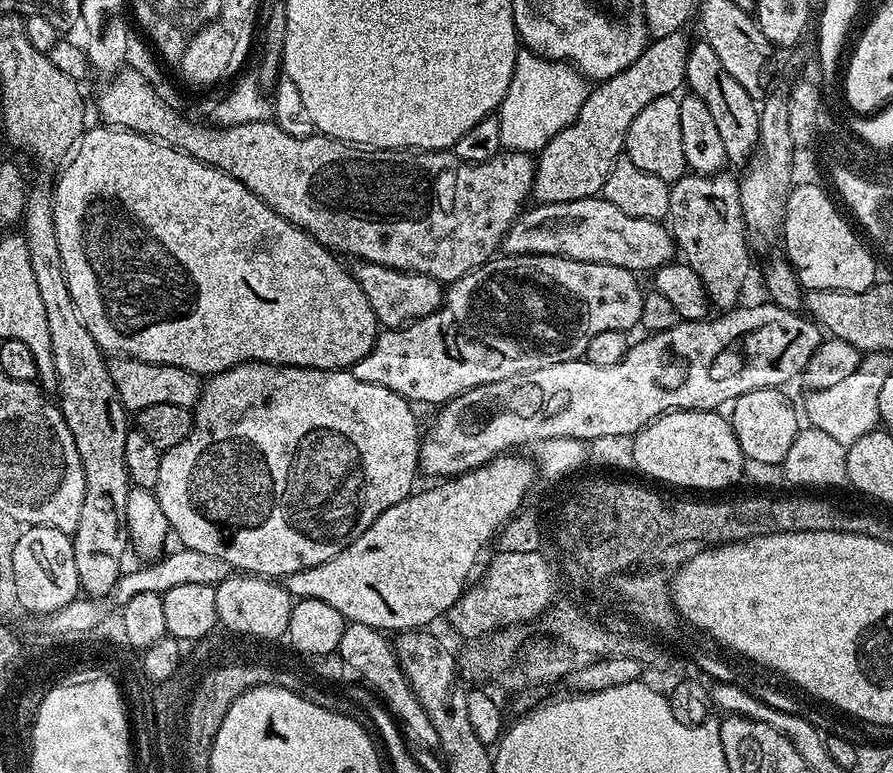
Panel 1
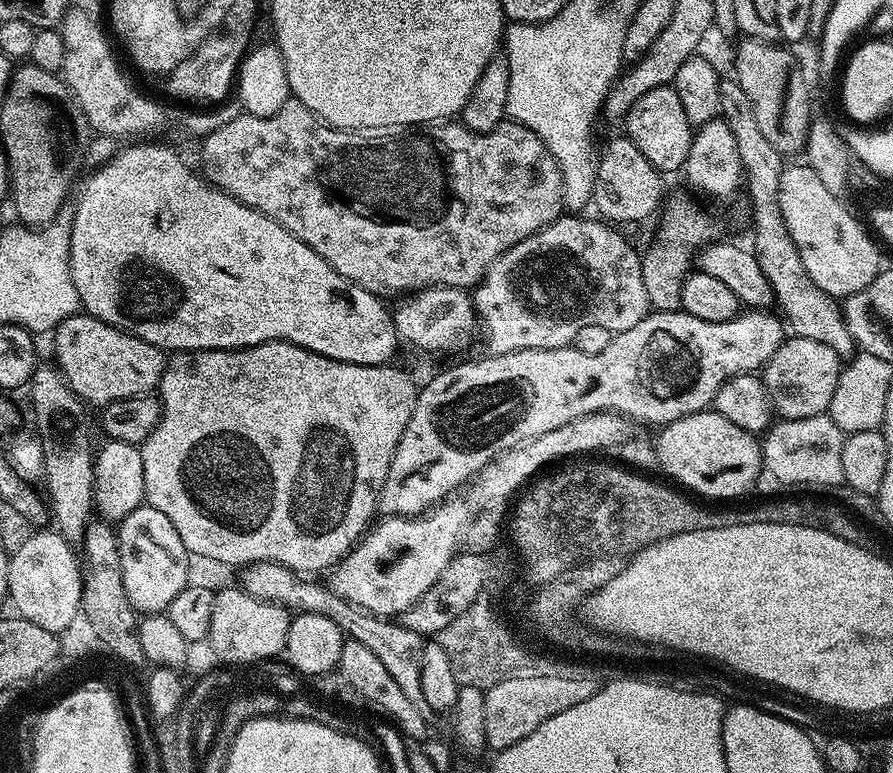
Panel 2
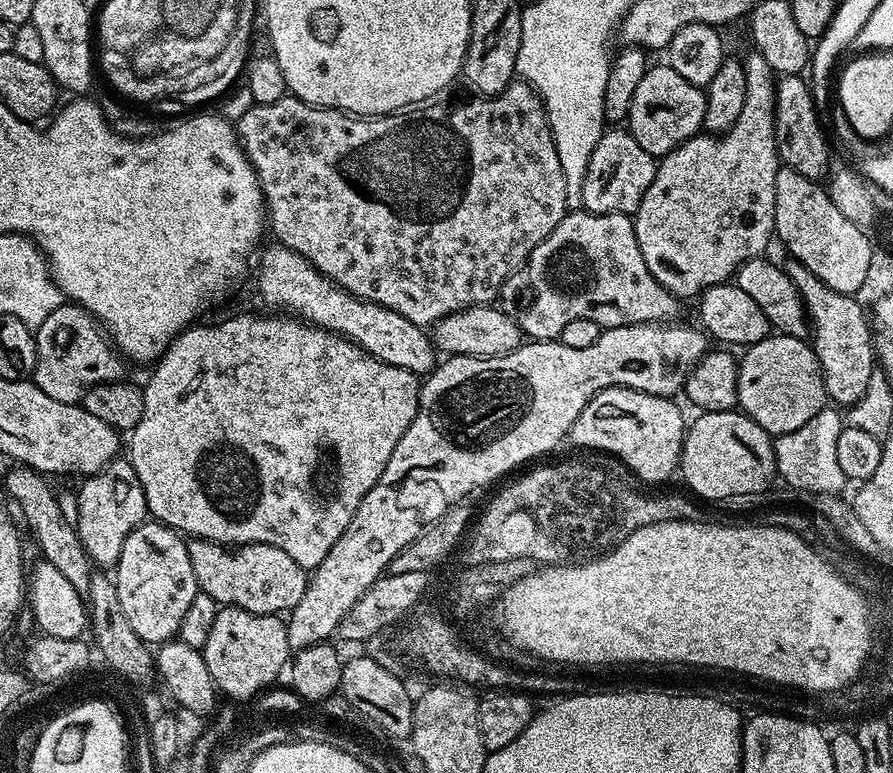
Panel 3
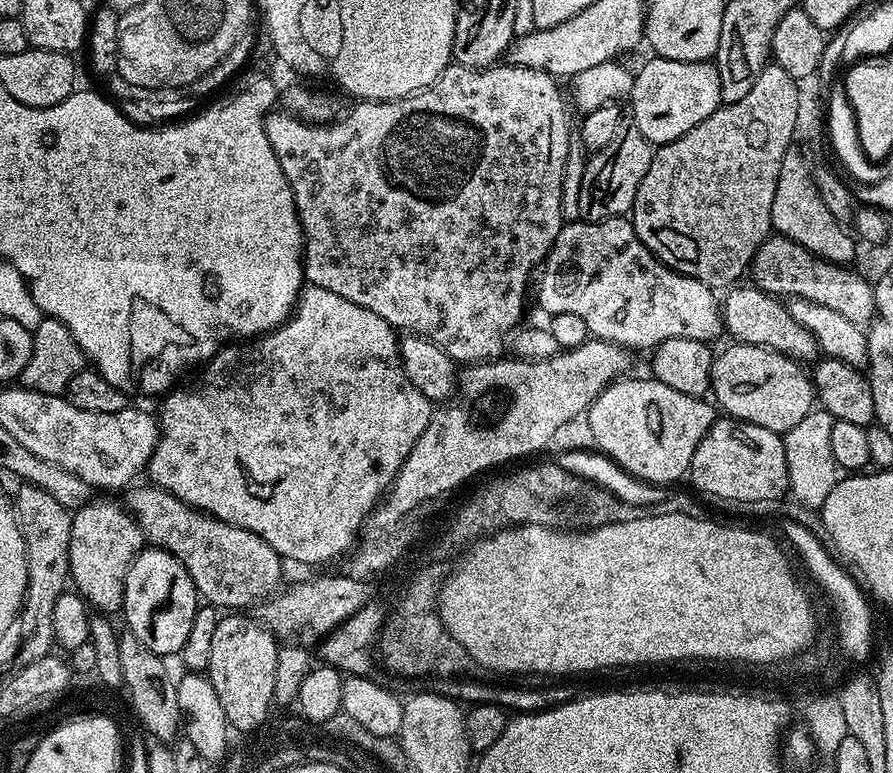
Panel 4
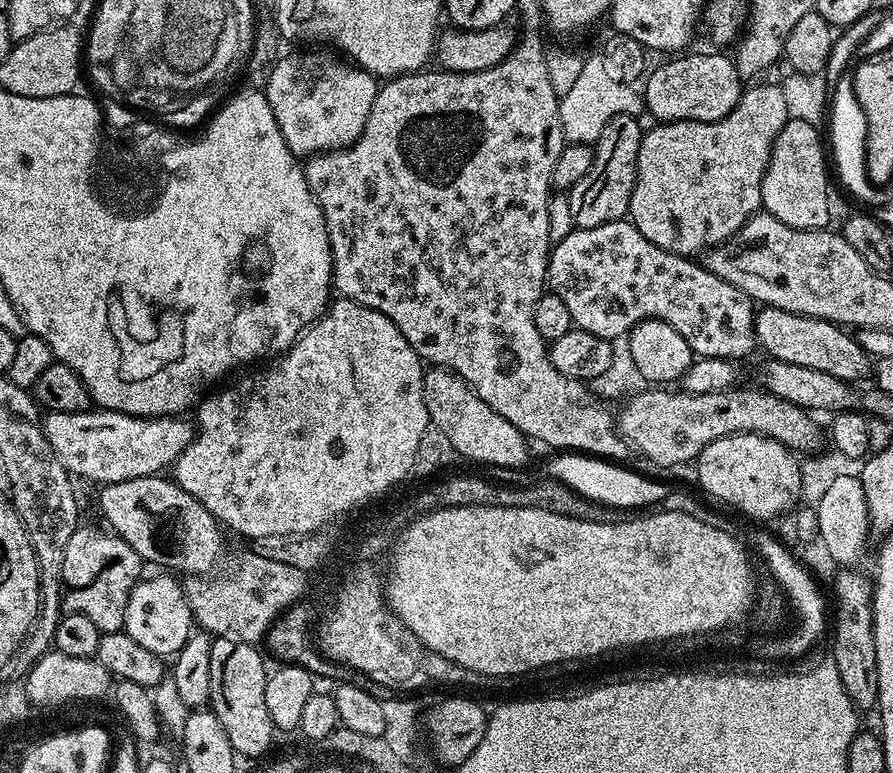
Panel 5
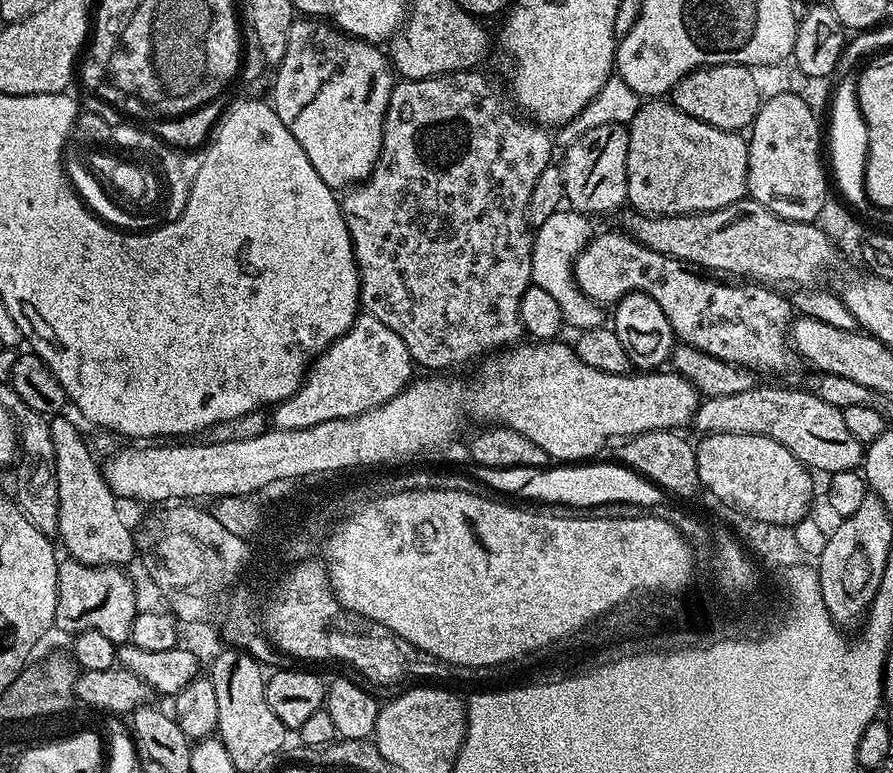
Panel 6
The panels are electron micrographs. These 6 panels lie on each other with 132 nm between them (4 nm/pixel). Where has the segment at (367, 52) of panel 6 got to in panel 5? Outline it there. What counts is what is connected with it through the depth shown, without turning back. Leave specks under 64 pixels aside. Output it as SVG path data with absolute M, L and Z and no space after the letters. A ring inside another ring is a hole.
M316 51L320 52L281 55L270 74L266 89L278 130L282 130L286 146L297 158L350 147L366 126L366 118L370 114L370 106L374 106L378 87L377 77L364 68L331 51Z

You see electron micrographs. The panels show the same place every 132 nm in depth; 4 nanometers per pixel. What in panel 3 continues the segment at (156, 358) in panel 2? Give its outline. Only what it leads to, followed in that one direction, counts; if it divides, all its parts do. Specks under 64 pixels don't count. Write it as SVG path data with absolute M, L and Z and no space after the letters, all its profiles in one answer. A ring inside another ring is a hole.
M65 302L46 317L42 326L34 329L36 337L36 369L31 379L42 390L50 394L54 402L80 404L86 390L99 384L109 384L125 379L126 360L114 347L101 323L79 304Z

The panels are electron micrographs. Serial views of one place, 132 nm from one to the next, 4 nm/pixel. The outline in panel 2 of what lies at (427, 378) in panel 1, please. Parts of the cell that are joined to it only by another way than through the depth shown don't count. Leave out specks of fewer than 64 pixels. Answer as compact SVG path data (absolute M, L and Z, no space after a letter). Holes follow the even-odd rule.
M562 214L542 231L506 250L475 285L472 304L491 355L567 348L582 326L602 326L615 334L638 326L648 316L641 253L624 241L619 227L586 217Z

